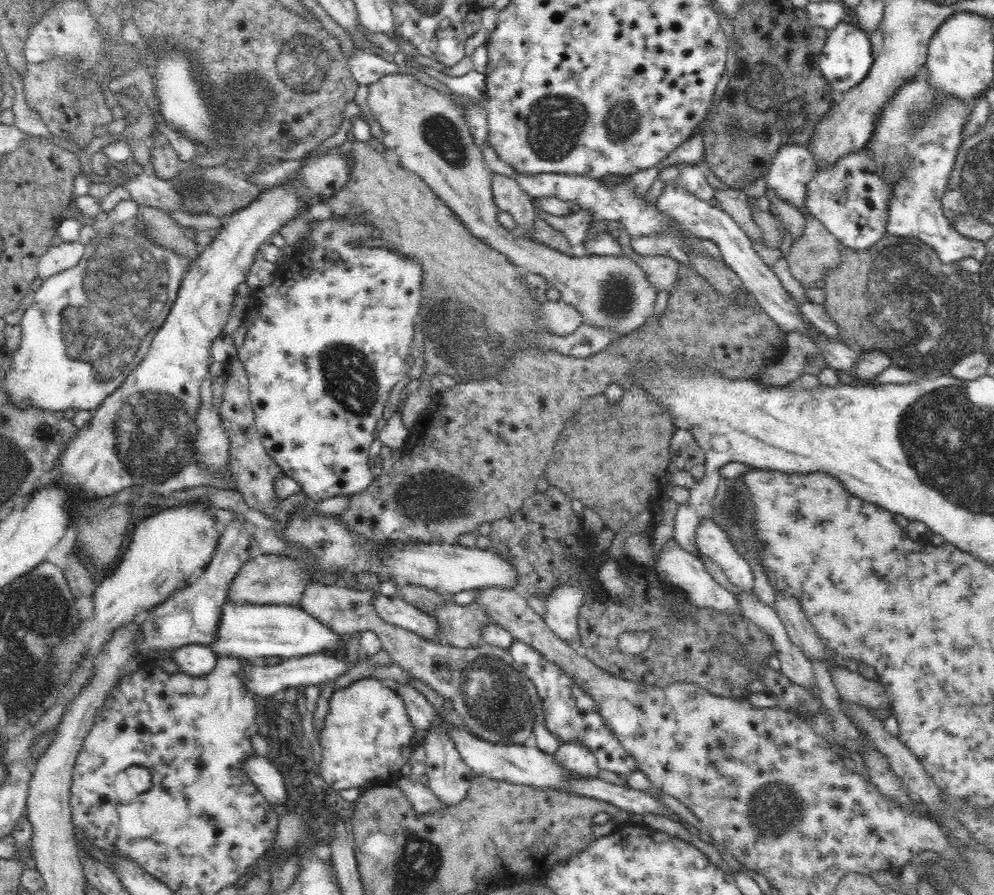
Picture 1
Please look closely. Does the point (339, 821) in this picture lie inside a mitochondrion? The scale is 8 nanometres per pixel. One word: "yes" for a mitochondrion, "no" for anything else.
no

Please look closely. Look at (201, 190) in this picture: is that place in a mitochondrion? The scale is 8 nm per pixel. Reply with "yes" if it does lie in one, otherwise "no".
yes

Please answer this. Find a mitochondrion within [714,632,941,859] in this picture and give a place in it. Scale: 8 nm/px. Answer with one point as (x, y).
(775, 810)

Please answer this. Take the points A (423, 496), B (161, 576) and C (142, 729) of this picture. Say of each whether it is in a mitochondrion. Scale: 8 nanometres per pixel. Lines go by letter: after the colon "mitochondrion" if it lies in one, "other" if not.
A: mitochondrion
B: other
C: other

